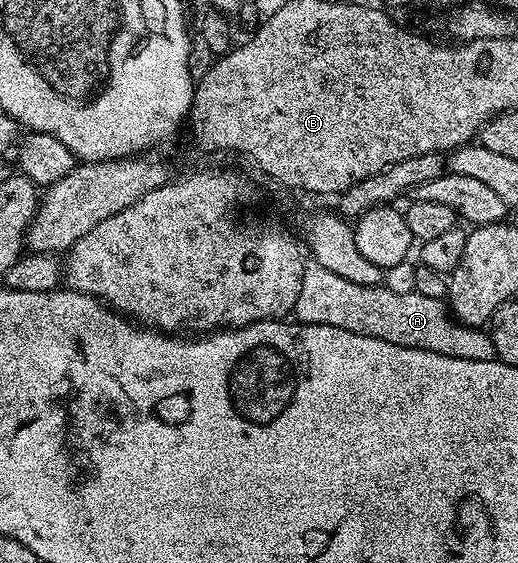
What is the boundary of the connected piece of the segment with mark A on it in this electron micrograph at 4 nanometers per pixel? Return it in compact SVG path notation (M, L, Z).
M311 260L303 267L301 276L301 293L297 296L297 304L293 311L300 322L309 324L329 324L333 328L345 328L349 332L357 332L361 336L373 336L377 340L385 340L389 344L401 344L405 348L421 348L429 352L441 352L441 356L457 356L461 360L496 360L495 345L490 333L477 326L466 326L451 313L446 301L433 296L420 294L398 294L389 292L384 286L362 286L353 284L353 280L345 280L345 276L337 276L337 272L329 272L329 268L321 268Z

